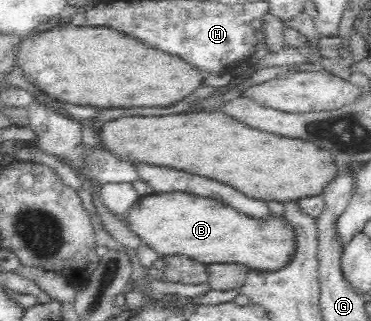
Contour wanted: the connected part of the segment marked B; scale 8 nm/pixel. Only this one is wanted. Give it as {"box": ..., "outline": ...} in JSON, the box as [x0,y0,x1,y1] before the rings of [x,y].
{"box":[128,192,299,272],"outline":[[[186,192],[145,195],[130,210],[128,227],[140,239],[152,245],[159,256],[164,253],[182,253],[206,264],[236,263],[256,272],[278,272],[292,263],[298,254],[299,233],[286,215],[268,213],[257,217],[250,216],[228,206],[224,201],[214,200],[214,197],[186,194]]]}

